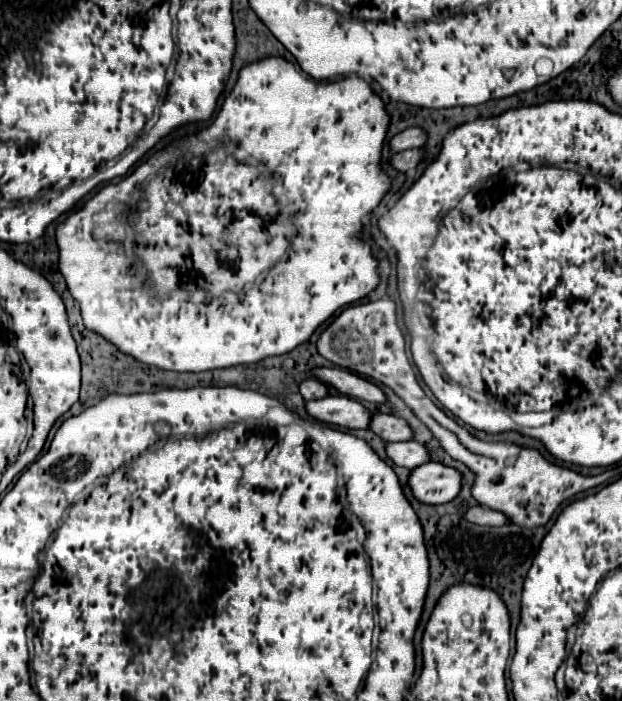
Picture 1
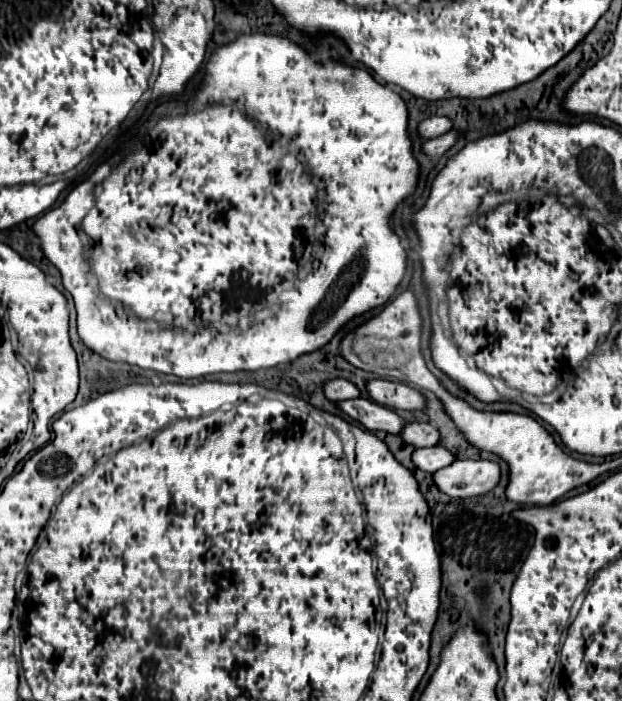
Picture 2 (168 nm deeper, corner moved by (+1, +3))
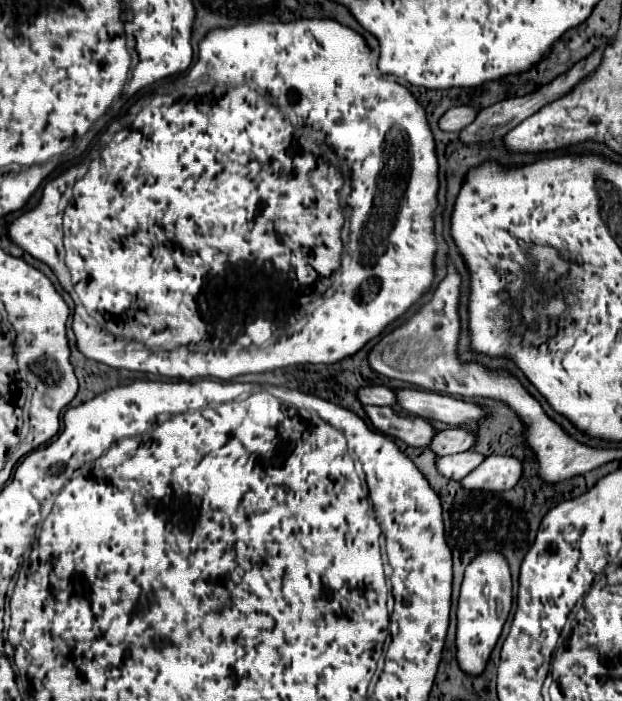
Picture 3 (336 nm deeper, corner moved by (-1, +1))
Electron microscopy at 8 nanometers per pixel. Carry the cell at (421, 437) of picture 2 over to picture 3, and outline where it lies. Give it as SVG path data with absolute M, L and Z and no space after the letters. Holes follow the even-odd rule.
M451 427L451 429L439 431L429 445L429 449L435 451L439 457L471 451L473 447L475 447L475 433L469 433L463 427Z

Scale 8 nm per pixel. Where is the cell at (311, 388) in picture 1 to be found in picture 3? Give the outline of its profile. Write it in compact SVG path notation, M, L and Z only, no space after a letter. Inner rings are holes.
M383 385L359 389L359 401L363 405L383 405L383 407L397 405L395 403L395 391L389 387L383 387Z

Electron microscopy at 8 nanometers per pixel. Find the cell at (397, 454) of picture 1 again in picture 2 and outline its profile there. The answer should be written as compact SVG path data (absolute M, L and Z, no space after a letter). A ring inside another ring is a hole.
M441 445L413 451L413 465L421 471L427 471L427 473L435 473L437 469L441 469L453 461L455 461L455 457L447 449L443 449Z

